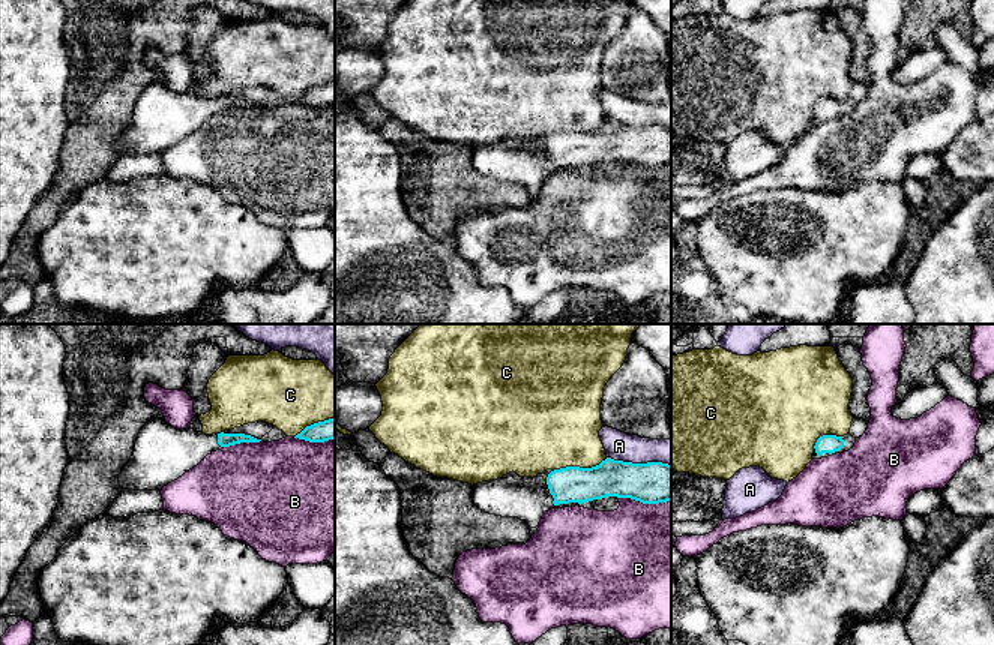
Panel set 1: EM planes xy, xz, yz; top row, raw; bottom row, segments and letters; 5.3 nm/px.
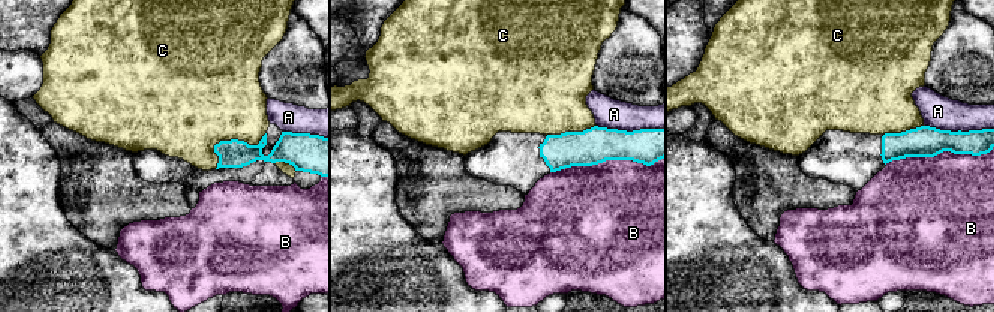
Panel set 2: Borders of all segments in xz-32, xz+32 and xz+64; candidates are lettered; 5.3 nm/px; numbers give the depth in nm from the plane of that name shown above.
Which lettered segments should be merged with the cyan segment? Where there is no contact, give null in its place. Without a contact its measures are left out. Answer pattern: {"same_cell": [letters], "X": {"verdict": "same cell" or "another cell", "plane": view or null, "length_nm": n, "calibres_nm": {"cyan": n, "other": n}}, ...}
{"same_cell": [], "A": {"verdict": "another cell", "plane": "xz", "length_nm": 340, "calibres_nm": {"cyan": 220, "other": 160}}, "B": {"verdict": "another cell", "plane": "xz", "length_nm": 280, "calibres_nm": {"cyan": 220, "other": 500}}, "C": {"verdict": "another cell", "plane": "xz", "length_nm": 300, "calibres_nm": {"cyan": 190, "other": 440}}}

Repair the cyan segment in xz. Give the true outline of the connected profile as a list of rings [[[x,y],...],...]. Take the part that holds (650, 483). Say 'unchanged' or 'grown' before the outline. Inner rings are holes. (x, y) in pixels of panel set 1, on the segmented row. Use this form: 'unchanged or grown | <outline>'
grown | [[[607,458],[592,468],[547,470],[536,477],[520,477],[512,471],[502,478],[473,484],[471,492],[479,510],[518,518],[530,528],[536,528],[554,506],[607,496],[631,498],[643,504],[671,501],[671,465]]]

